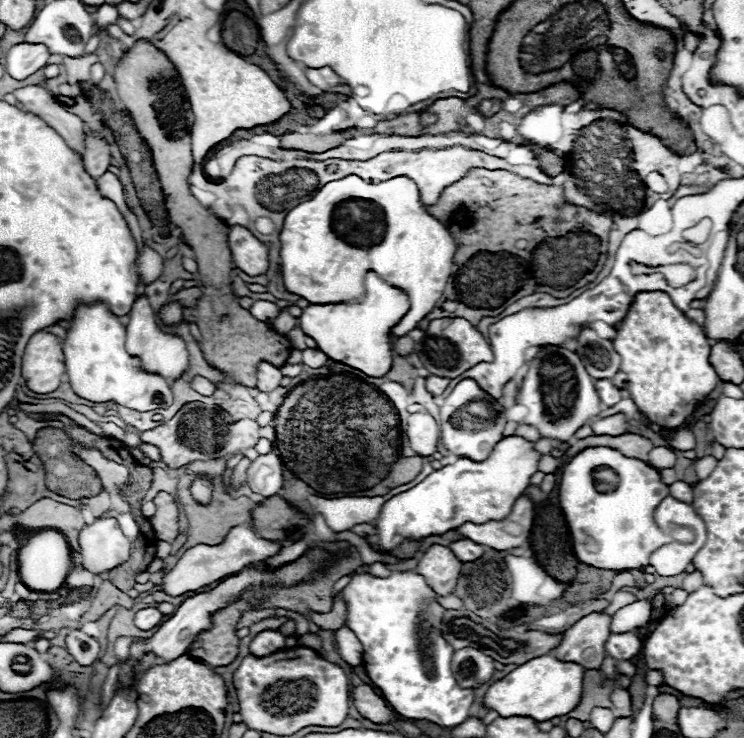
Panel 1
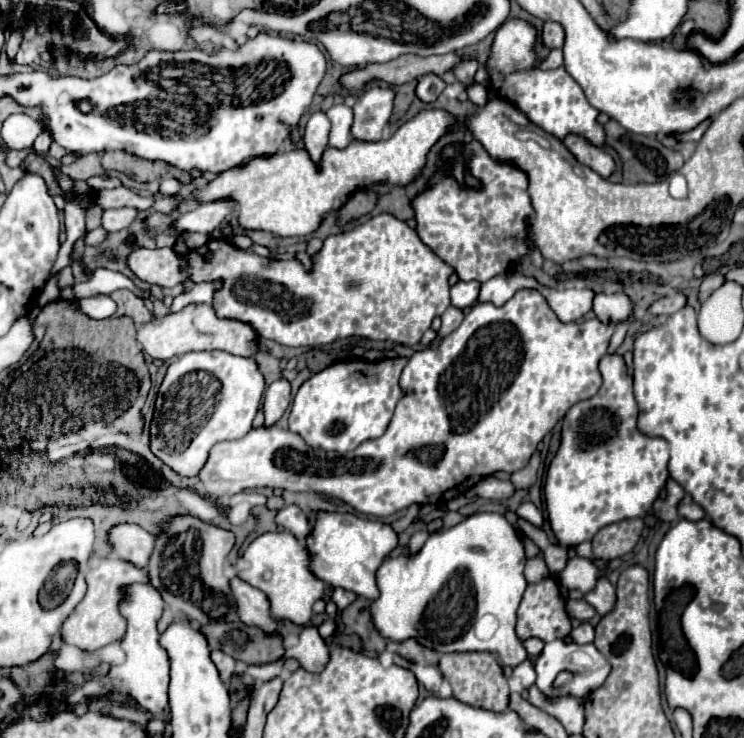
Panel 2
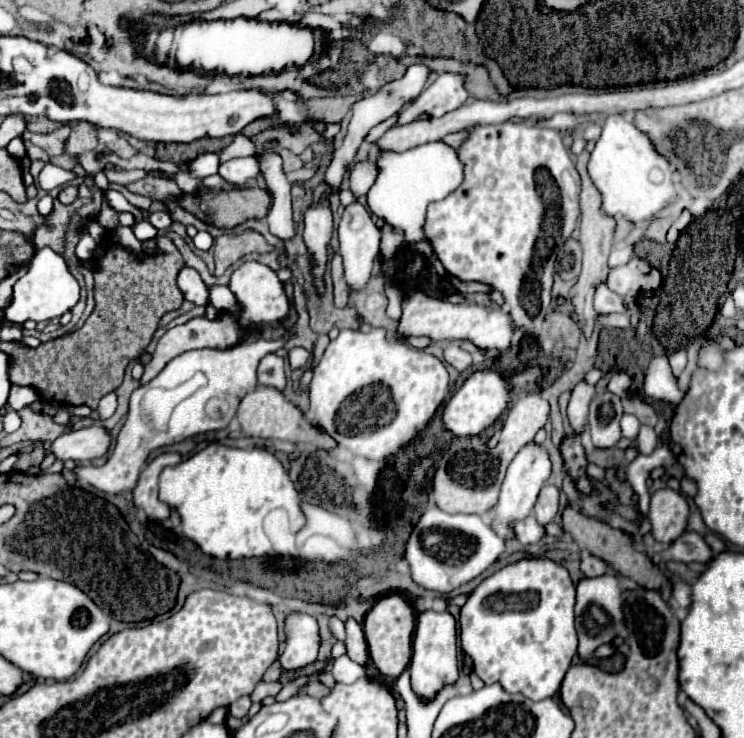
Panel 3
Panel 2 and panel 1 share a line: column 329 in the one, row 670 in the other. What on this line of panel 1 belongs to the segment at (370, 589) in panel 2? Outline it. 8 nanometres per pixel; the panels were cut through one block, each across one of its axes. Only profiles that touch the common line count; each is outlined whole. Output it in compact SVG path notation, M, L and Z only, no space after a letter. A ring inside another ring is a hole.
M546 654L534 660L528 660L526 664L518 666L510 674L506 674L502 680L494 682L482 700L482 706L486 712L494 710L500 718L510 716L526 716L534 722L552 720L556 716L564 716L580 702L582 694L582 678L584 668L576 662L560 662L554 656Z

